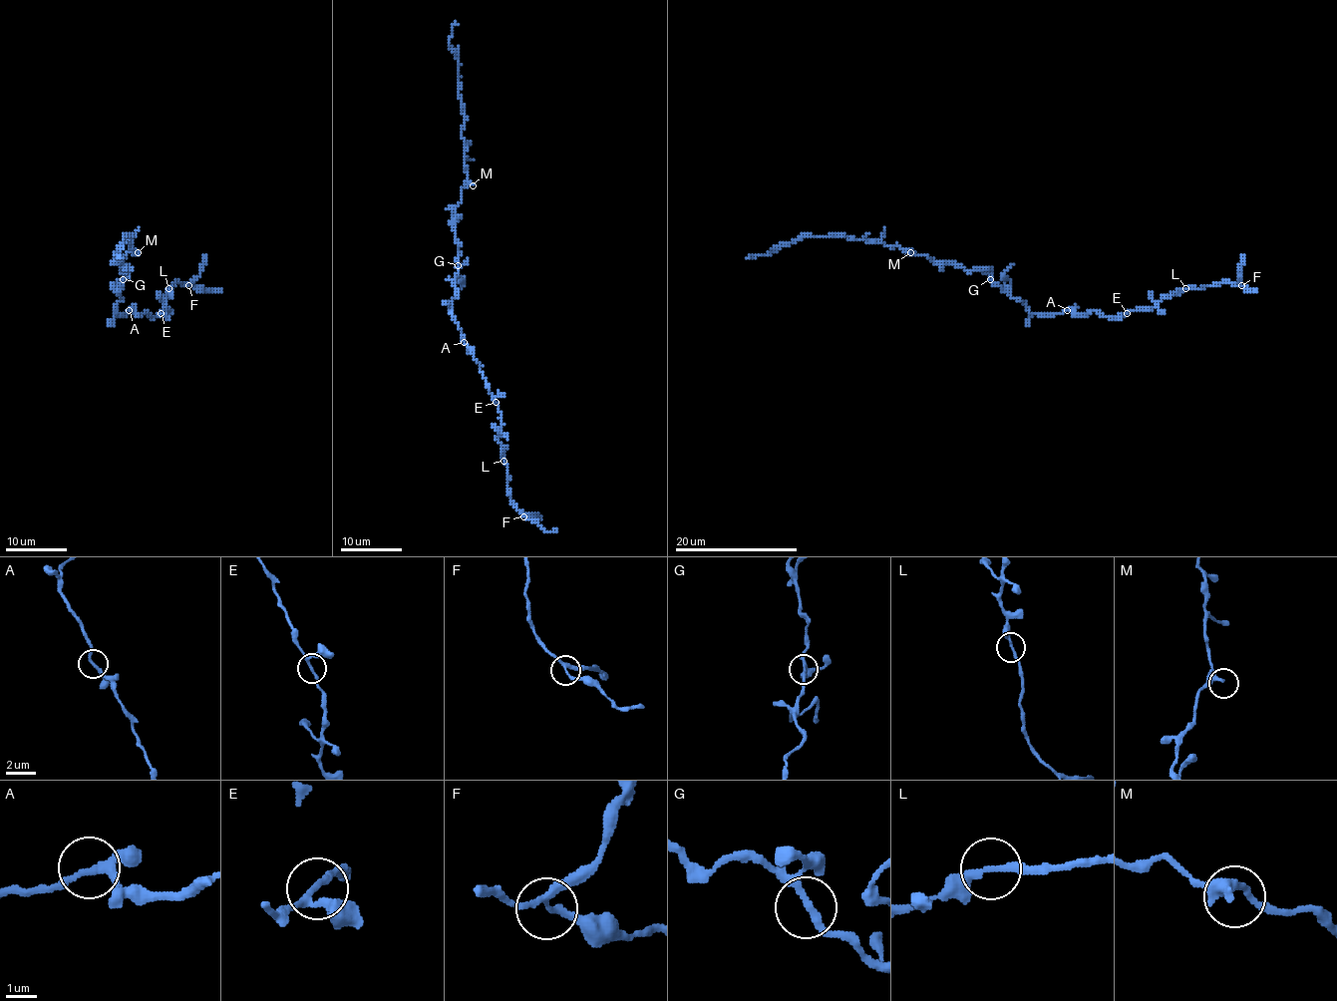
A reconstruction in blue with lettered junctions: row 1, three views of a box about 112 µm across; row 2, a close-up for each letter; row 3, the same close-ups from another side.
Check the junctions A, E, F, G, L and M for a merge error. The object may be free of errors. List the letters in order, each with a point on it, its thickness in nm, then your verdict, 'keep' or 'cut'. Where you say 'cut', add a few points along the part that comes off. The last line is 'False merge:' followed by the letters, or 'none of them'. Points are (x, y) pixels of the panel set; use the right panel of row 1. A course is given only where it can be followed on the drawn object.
A: place (1067, 310); calibre 170 nm; keep
E: place (1127, 313); calibre 170 nm; keep
F: place (1241, 285); calibre 200 nm; keep
G: place (990, 279); calibre 180 nm; keep
L: place (1185, 288); calibre 200 nm; keep
M: place (910, 252); calibre 220 nm; keep
False merge: none of them

